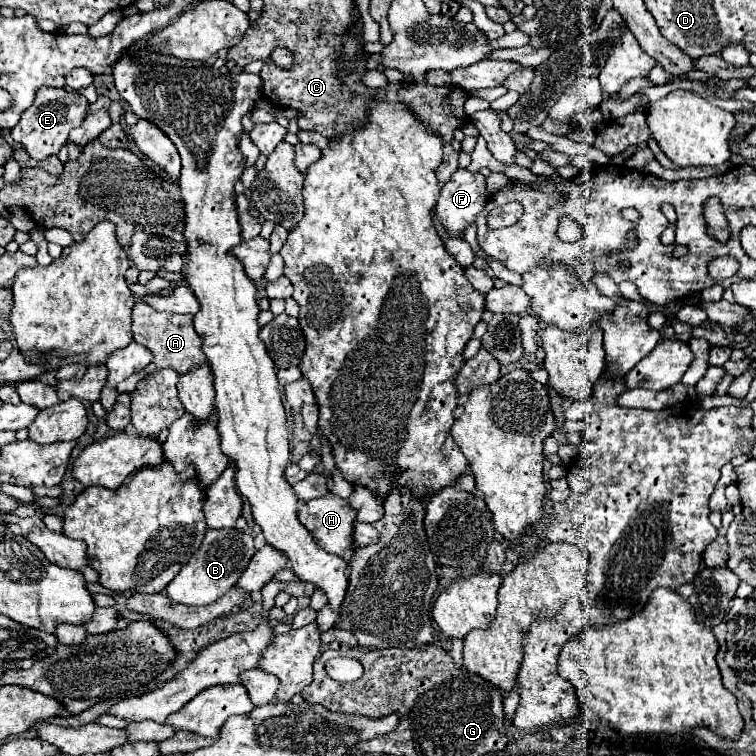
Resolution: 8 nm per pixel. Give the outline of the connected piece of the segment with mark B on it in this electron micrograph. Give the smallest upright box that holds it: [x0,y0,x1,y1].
[165,530,255,606]

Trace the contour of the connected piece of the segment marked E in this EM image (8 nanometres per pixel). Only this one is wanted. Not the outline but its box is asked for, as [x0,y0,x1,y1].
[11,88,87,160]

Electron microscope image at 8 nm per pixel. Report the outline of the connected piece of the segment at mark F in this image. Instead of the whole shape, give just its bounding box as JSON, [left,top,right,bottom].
[435,168,485,238]

